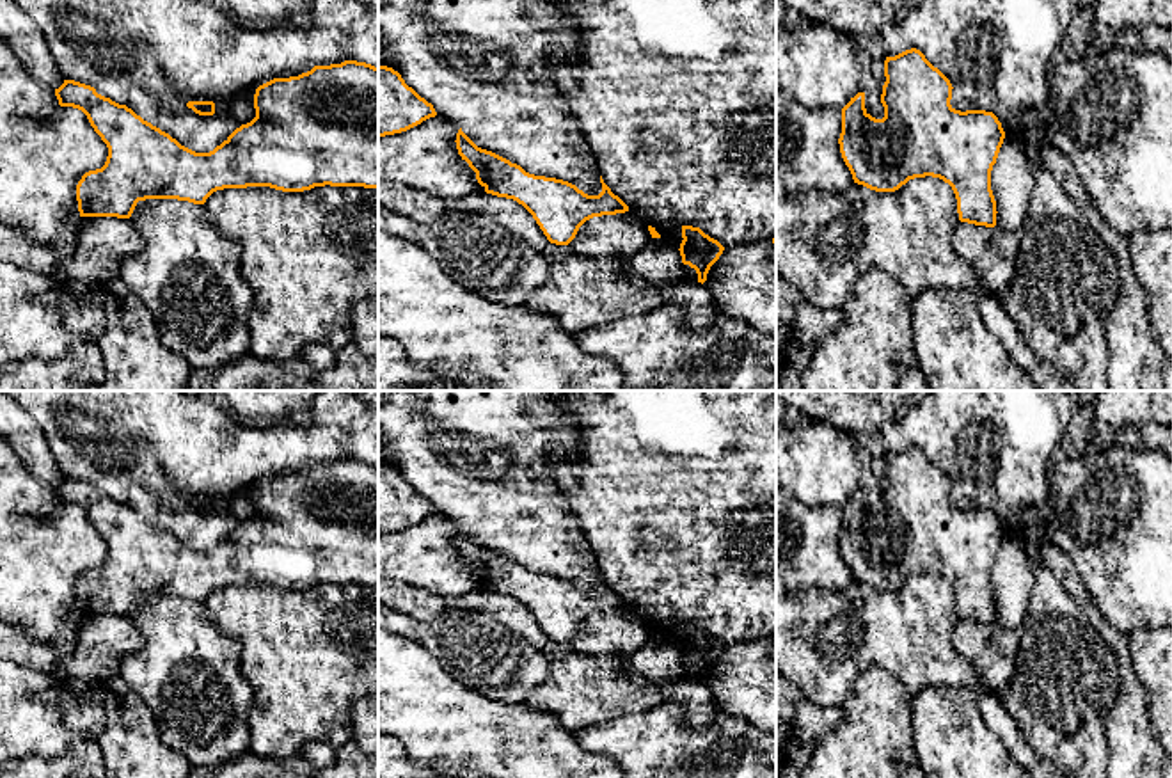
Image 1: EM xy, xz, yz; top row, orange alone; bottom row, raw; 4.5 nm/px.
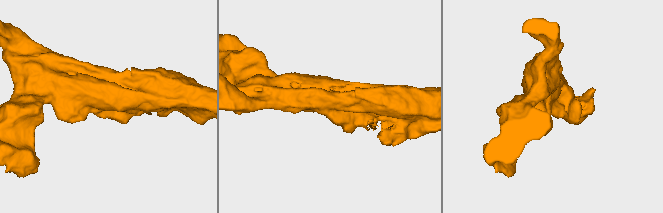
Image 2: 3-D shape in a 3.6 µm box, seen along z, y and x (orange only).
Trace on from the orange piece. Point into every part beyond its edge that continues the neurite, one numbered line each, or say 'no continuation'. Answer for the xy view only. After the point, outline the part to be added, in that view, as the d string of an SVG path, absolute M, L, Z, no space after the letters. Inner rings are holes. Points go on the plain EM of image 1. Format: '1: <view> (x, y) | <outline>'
no continuation

